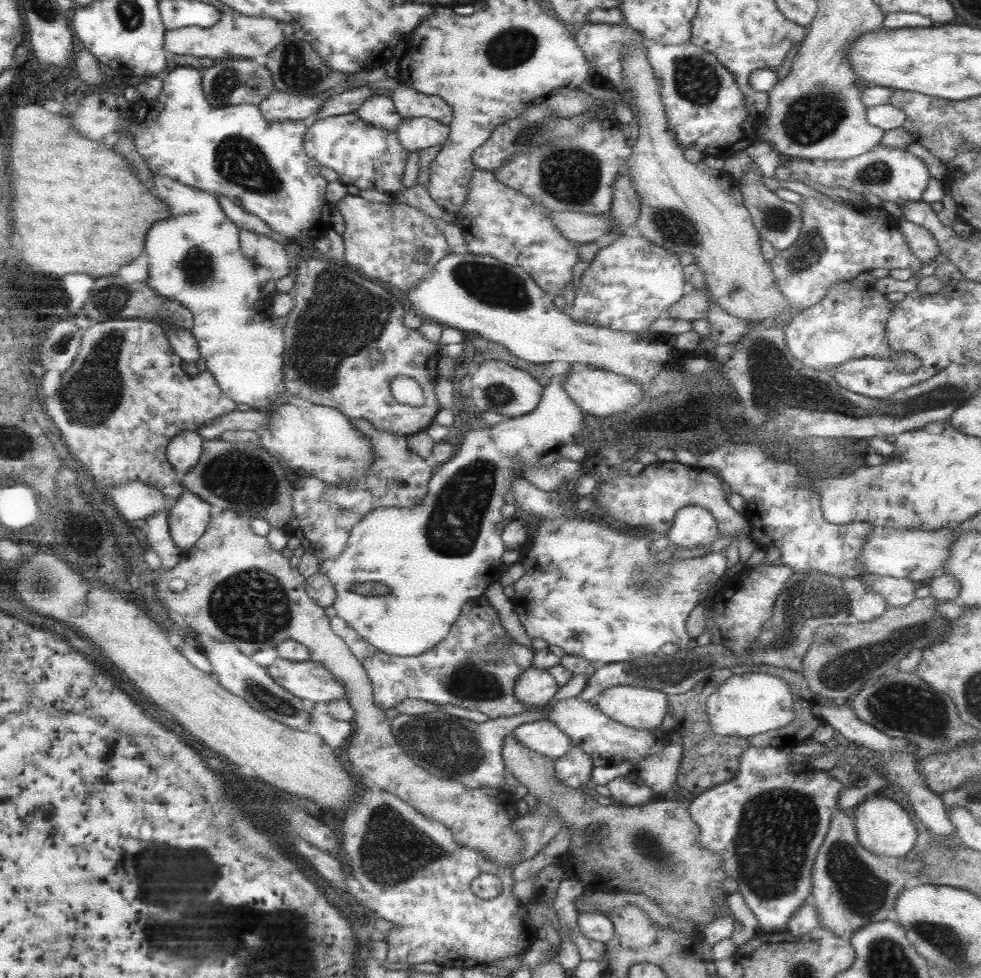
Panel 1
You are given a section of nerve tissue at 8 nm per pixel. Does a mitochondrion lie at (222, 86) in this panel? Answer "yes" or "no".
yes

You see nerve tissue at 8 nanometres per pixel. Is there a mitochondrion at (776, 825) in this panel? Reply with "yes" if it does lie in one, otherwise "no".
yes

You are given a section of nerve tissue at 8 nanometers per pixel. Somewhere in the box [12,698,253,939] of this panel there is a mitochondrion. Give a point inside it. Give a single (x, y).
(152, 860)

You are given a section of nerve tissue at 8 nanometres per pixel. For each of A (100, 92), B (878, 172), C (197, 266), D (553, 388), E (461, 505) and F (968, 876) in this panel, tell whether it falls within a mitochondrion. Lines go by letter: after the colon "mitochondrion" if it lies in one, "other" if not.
A: other
B: mitochondrion
C: mitochondrion
D: other
E: mitochondrion
F: other

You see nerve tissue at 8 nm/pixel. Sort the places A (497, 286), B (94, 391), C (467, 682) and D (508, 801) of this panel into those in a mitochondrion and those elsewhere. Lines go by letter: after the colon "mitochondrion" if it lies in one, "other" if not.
A: mitochondrion
B: mitochondrion
C: mitochondrion
D: other

